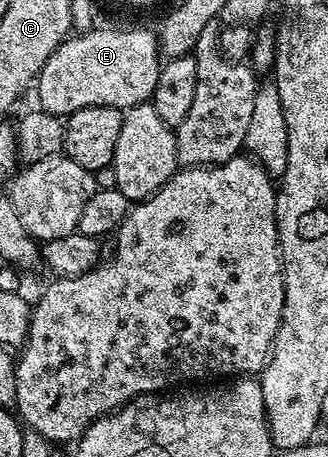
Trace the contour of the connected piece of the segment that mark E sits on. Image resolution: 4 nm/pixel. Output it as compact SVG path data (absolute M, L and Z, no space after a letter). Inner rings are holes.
M101 27L71 34L50 54L36 80L41 110L65 117L88 105L135 107L153 96L160 66L157 34L146 27Z

